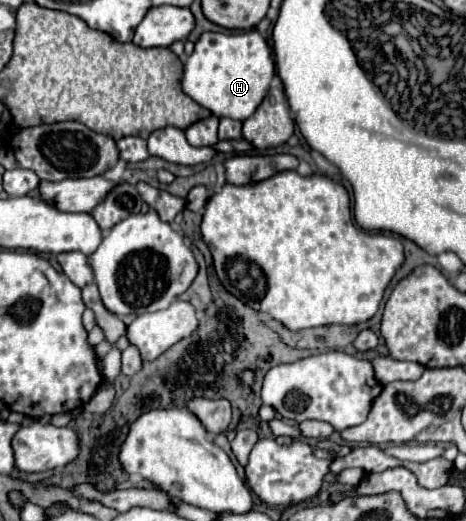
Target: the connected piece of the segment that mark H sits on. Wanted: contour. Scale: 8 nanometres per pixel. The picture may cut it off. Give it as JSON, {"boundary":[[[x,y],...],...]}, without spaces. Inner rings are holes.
{"boundary":[[[255,29],[241,33],[203,33],[185,63],[183,91],[215,117],[245,121],[261,105],[273,75],[275,65],[271,51]]]}

